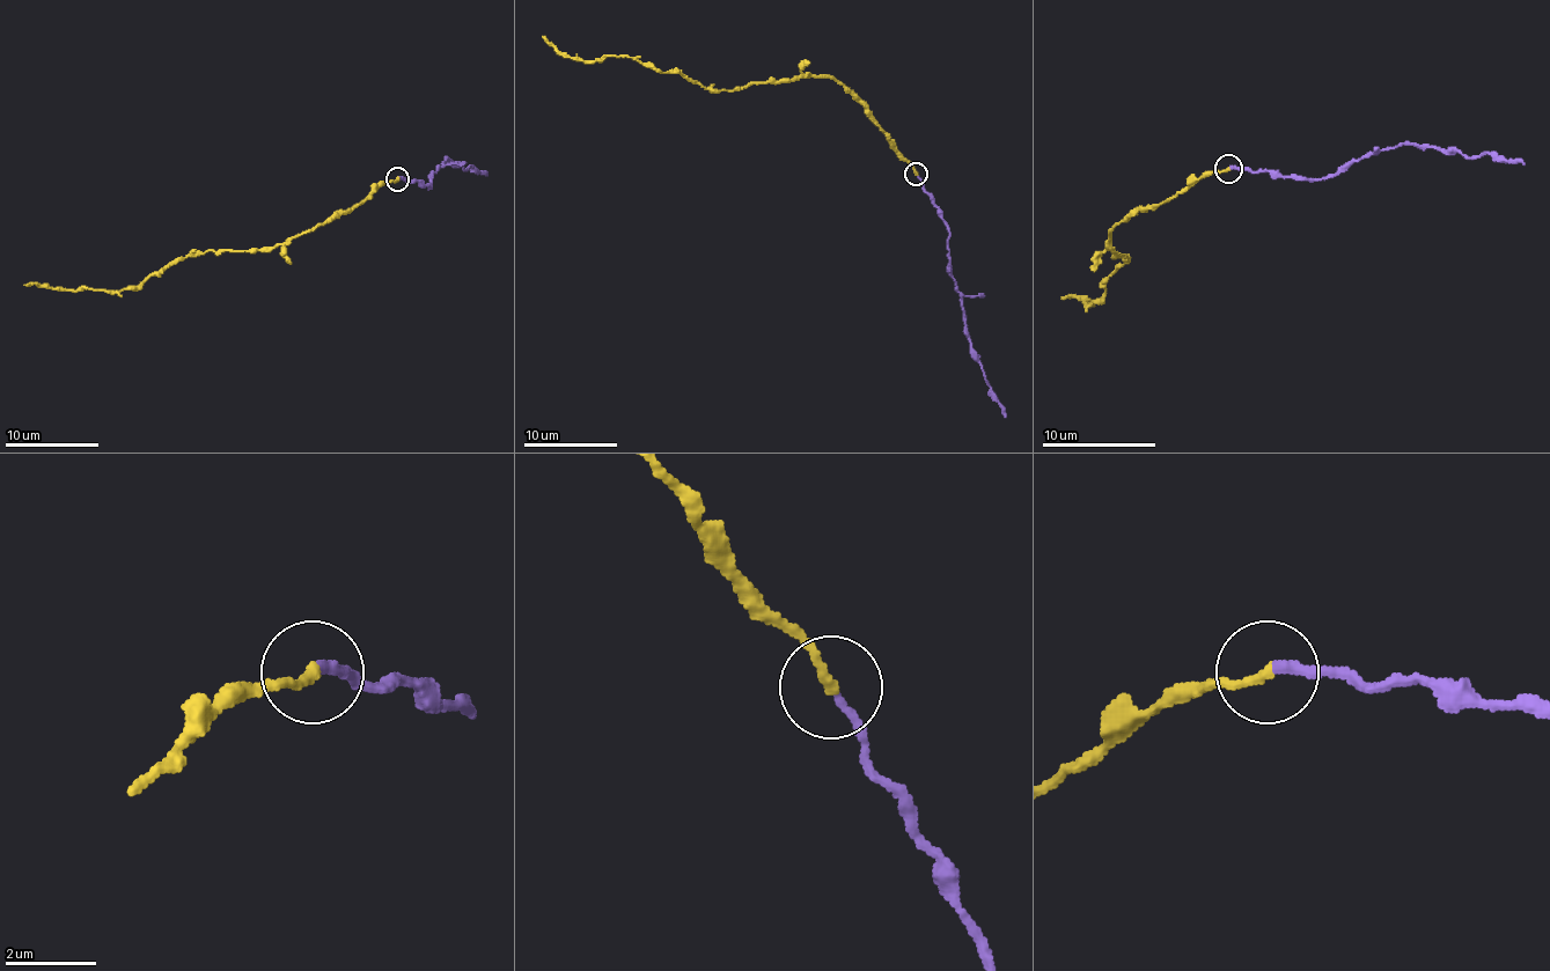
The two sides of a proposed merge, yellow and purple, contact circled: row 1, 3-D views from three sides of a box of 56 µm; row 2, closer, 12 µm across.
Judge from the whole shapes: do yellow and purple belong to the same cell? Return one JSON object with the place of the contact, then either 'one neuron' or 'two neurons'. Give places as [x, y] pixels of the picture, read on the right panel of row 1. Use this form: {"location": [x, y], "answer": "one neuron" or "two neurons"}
{"location": [1228, 169], "answer": "one neuron"}

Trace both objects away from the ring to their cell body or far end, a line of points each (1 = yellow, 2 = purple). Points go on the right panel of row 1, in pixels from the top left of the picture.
1: (1227, 168), (1136, 207), (1110, 230), (1116, 254), (1128, 259), (1104, 282), (1102, 299), (1085, 304), (1062, 296)
2: (1231, 168), (1328, 179), (1379, 151), (1422, 145), (1453, 148), (1468, 156), (1496, 154), (1525, 164)

